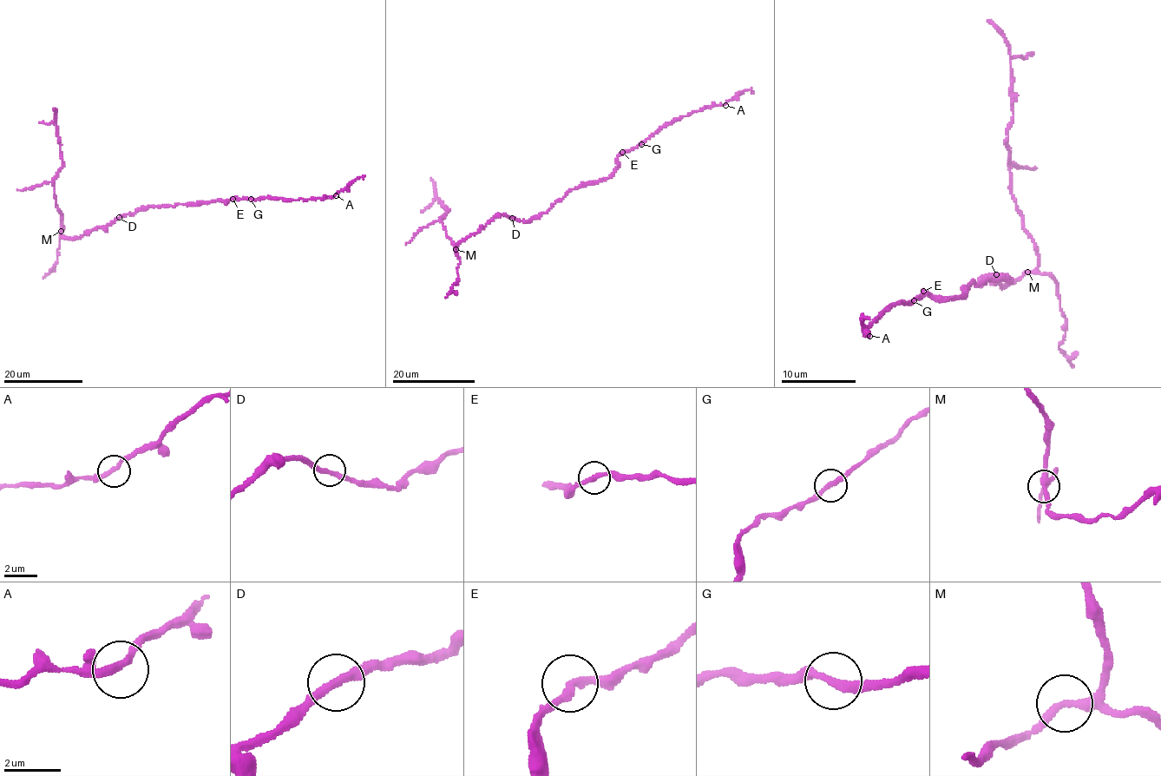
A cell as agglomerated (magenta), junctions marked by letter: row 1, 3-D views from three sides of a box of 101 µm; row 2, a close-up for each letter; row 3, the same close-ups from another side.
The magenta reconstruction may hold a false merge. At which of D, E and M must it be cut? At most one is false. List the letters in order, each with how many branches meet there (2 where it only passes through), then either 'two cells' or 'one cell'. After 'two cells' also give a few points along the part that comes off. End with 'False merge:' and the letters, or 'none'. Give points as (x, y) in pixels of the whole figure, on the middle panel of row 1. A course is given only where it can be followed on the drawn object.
D: branches 2; one cell
E: branches 2; one cell
M: branches 2; one cell
False merge: none

